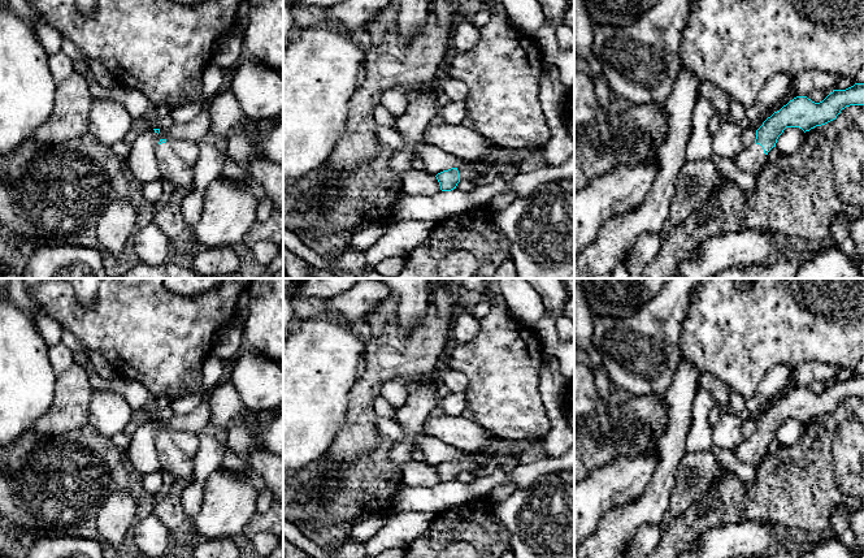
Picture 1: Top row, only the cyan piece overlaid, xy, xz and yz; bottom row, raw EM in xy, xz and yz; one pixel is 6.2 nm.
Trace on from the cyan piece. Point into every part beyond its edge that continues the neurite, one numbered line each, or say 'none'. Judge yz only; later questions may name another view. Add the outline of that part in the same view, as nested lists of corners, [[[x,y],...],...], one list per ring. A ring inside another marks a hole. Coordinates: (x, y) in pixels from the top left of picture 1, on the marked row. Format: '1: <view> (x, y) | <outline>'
1: yz (751, 159) | [[[754,143],[750,147],[742,148],[733,161],[741,170],[756,177],[757,172],[768,164],[768,155],[764,153],[760,144]]]

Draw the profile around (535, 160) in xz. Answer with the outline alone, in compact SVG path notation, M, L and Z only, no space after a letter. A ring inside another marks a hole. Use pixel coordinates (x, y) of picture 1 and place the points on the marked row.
M534 150L530 155L527 155L520 164L520 173L531 173L539 168L546 166L546 160L539 150Z

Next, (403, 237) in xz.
M421 220L390 224L388 232L365 251L366 264L375 267L385 259L405 259L429 238L434 225Z

